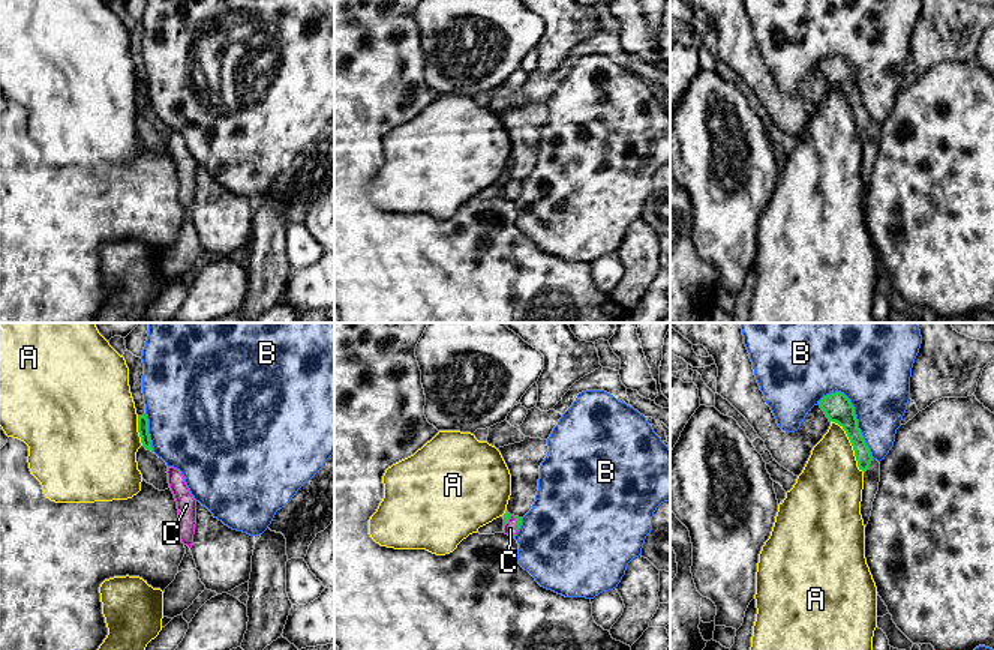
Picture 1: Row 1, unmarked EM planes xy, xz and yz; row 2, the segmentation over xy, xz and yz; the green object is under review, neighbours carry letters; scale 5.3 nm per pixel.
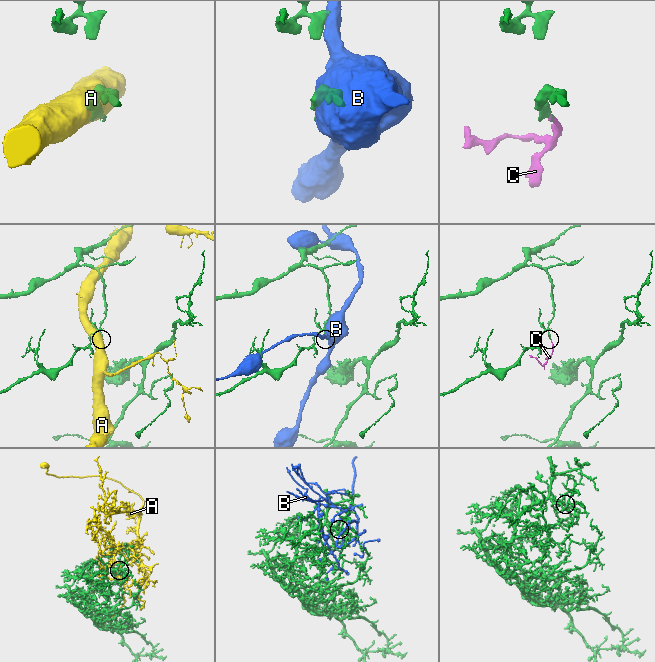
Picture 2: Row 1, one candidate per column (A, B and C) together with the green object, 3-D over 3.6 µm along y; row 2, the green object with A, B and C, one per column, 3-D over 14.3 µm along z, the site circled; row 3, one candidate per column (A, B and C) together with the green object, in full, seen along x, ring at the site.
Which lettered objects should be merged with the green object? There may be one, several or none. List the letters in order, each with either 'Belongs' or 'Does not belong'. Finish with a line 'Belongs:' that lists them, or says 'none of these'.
A: Does not belong
B: Does not belong
C: Belongs
Belongs: C

